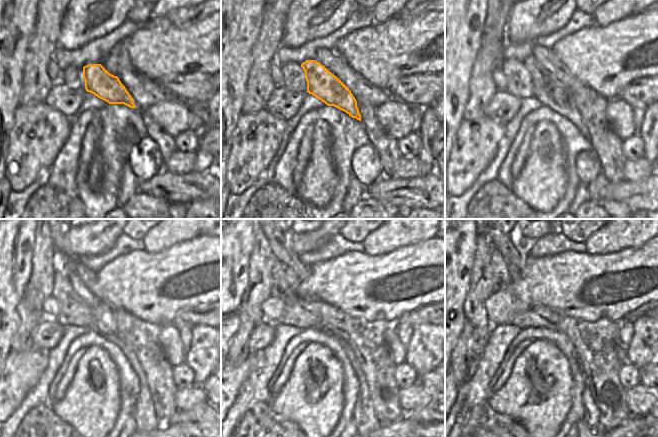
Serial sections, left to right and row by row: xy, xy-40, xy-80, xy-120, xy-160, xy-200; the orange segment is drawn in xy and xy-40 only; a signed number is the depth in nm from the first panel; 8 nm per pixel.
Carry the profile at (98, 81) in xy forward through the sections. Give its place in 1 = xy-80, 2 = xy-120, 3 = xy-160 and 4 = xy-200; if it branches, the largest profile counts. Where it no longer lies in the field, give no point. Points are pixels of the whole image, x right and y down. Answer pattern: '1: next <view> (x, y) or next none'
1: next xy-80 (542, 78)
2: next xy-120 (143, 411)
3: next xy-160 (364, 416)
4: next xy-200 (589, 422)

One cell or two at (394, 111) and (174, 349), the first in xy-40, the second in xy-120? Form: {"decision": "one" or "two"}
{"decision": "one"}

